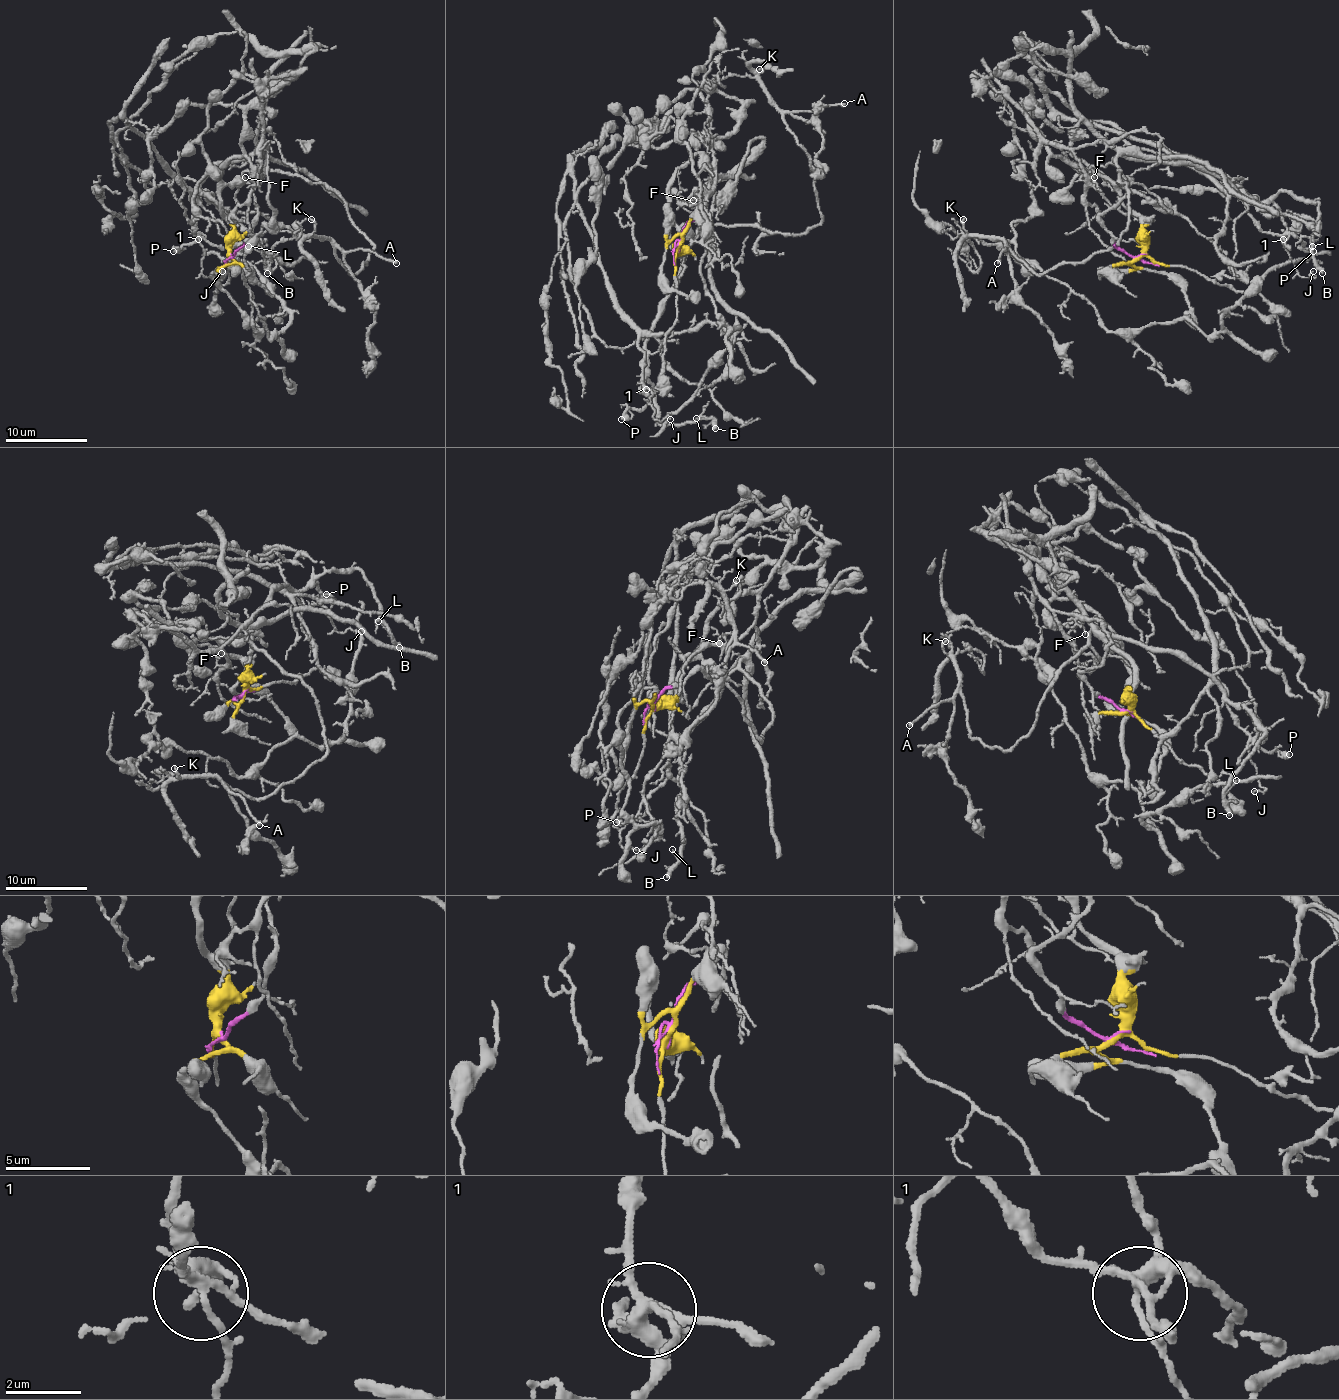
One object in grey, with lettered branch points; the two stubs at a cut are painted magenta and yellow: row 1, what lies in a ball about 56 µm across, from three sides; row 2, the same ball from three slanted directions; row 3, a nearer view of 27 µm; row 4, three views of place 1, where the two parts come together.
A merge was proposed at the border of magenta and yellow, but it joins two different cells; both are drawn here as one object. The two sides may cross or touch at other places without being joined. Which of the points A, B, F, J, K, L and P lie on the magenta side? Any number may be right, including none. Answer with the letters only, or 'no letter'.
A, B, J, K, L, P

